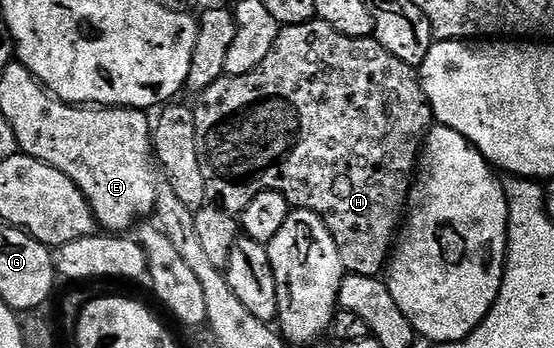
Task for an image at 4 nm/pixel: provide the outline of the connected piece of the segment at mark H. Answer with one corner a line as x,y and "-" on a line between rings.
312,20
305,24
282,27
276,36
272,50
265,56
265,60
257,65
257,68
253,68
247,75
218,78
198,95
196,102
199,103
194,103
193,109
197,120
197,145
201,172
205,172
207,197
214,205
238,216
243,213
249,200
253,200
253,196
270,190
281,192
292,208
311,210
322,218
325,228
329,228
337,244
337,252
341,256
341,264
347,274
379,276
384,273
389,262
389,255
393,250
393,243
397,238
397,231
405,218
407,195
411,192
423,142
427,139
427,134
433,125
431,105
423,91
423,84
419,81
416,67
397,60
397,56
393,56
393,52
383,47
374,36
350,38
334,30
325,21

